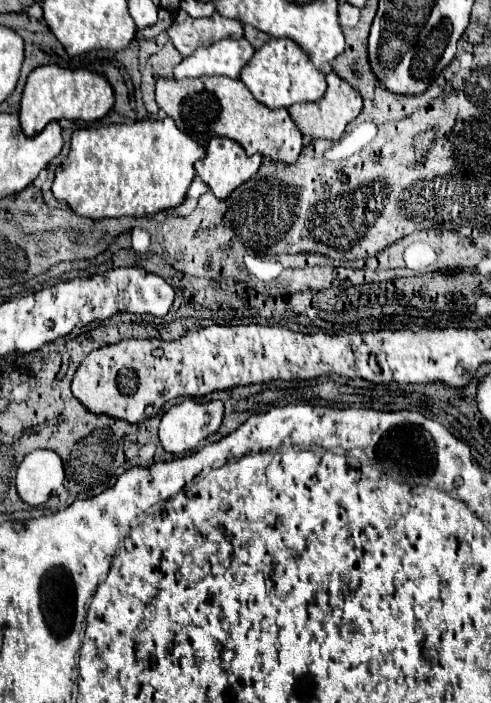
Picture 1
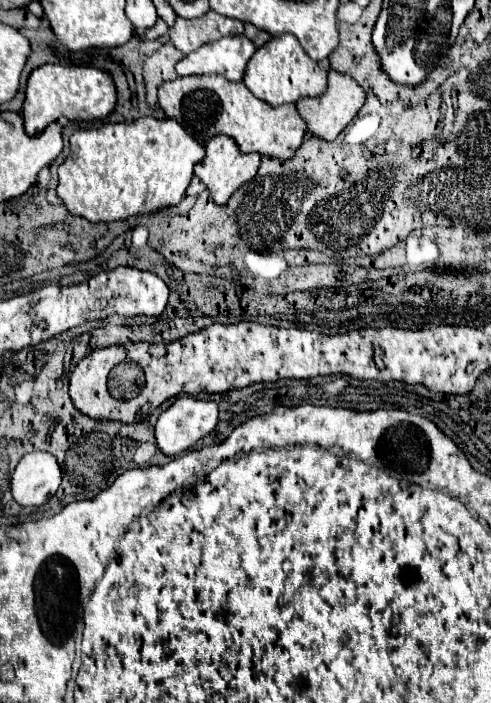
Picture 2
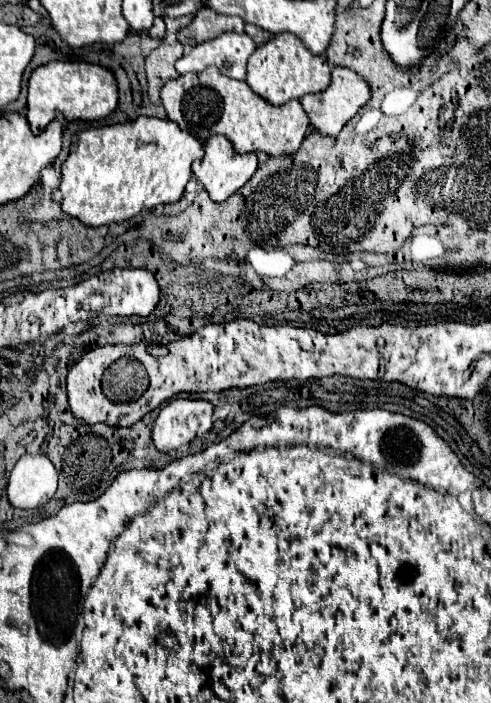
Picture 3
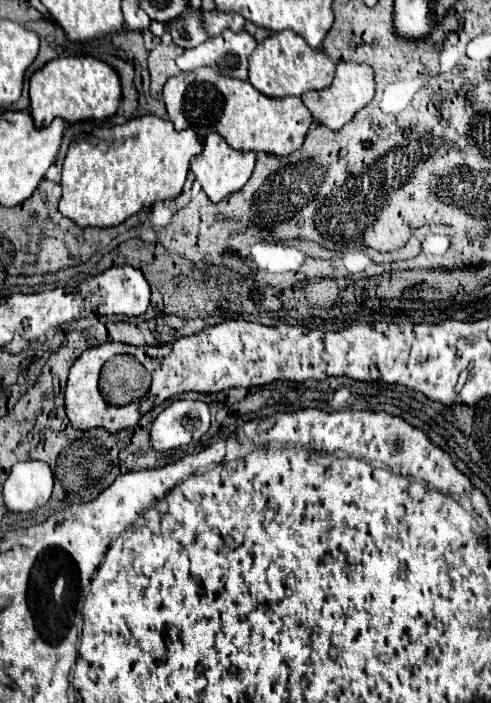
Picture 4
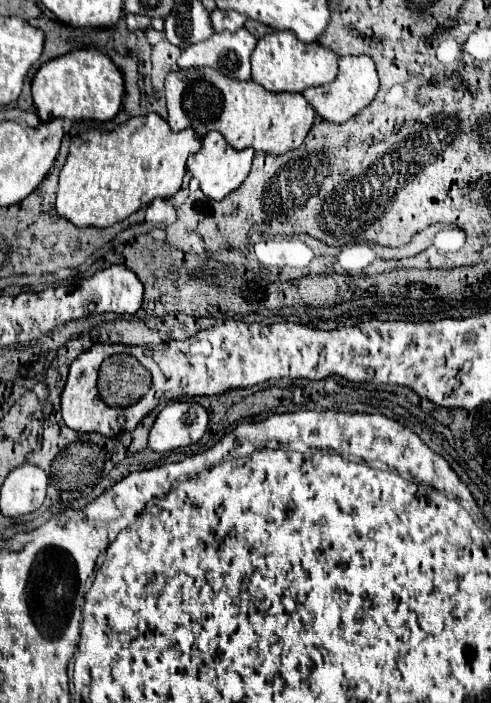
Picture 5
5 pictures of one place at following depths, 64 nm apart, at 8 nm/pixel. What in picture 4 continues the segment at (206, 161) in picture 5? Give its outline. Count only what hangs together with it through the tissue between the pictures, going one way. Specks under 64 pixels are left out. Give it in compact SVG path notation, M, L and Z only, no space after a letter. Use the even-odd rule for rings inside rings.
M210 134L204 144L204 152L190 162L190 170L196 176L196 180L202 184L204 192L212 202L220 202L228 194L234 194L242 190L242 186L250 180L256 164L256 154L254 152L238 152L228 146L228 142L220 134Z

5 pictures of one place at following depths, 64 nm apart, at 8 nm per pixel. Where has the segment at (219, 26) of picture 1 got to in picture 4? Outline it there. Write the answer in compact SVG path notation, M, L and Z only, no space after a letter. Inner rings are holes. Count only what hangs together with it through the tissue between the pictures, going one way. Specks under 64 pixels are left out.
M212 10L200 12L200 20L202 20L202 28L206 30L208 38L218 36L224 30L232 30L232 32L240 32L244 30L244 18L236 12L220 12L220 10Z

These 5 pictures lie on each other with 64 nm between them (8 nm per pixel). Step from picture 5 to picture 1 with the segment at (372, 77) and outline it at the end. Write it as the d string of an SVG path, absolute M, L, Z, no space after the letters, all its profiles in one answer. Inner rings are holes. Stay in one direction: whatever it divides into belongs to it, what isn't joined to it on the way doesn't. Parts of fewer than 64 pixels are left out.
M334 72L326 74L326 84L328 84L328 88L326 88L326 94L324 94L322 100L312 102L312 104L294 104L294 106L288 108L288 112L290 112L294 124L298 126L298 130L304 136L324 138L324 140L338 140L344 134L346 126L360 114L362 98L350 84L346 84L346 80L342 80Z

